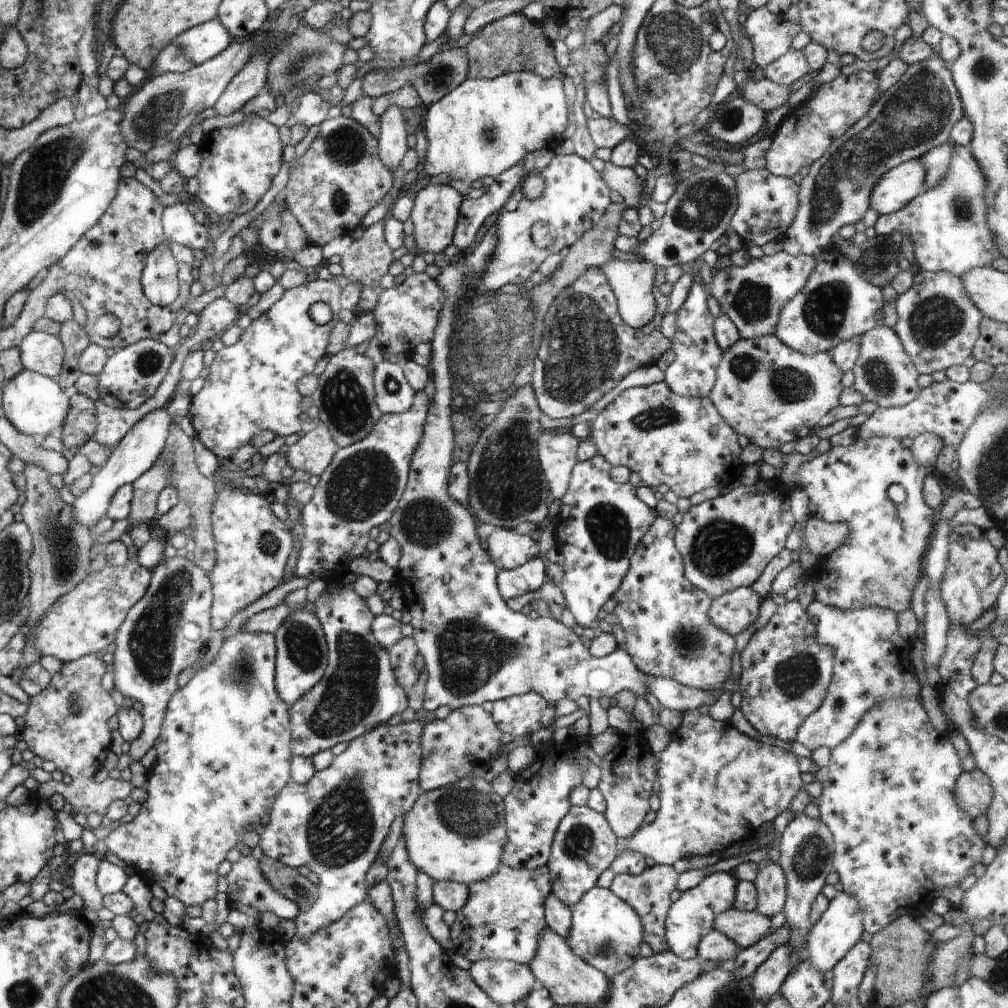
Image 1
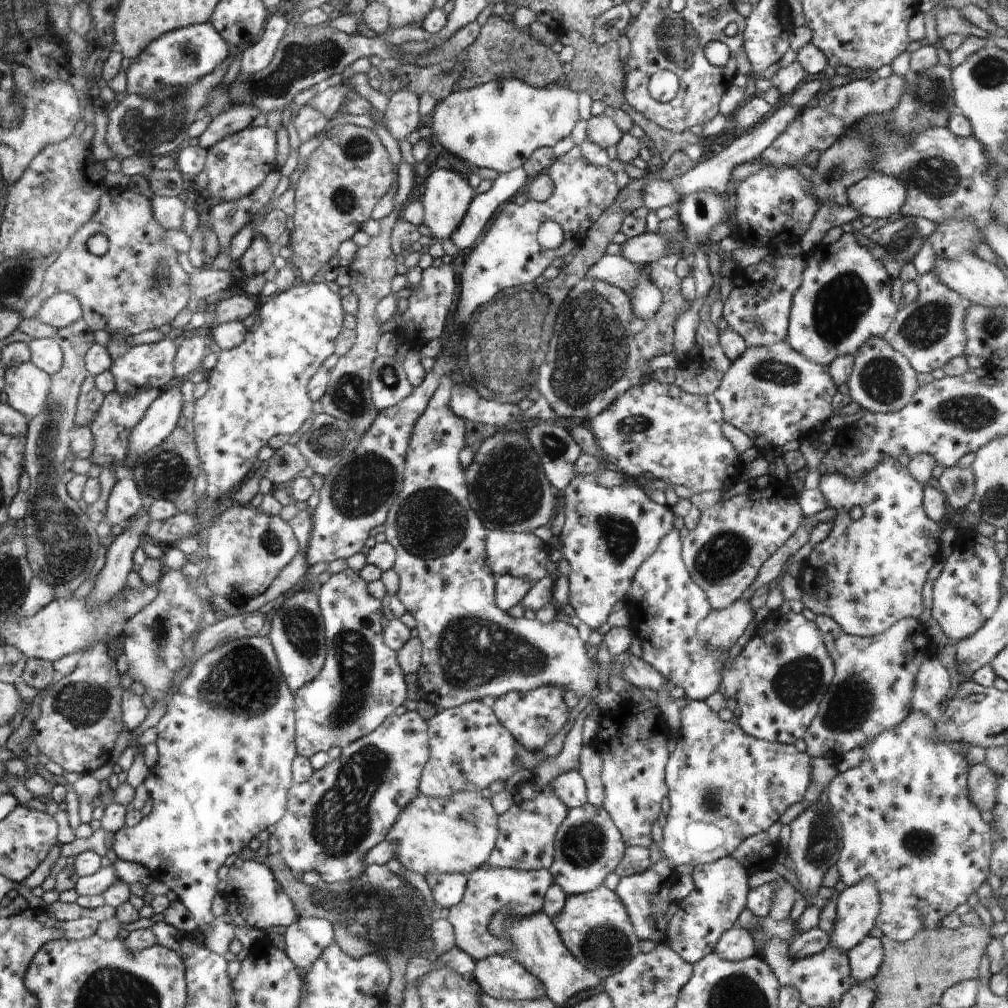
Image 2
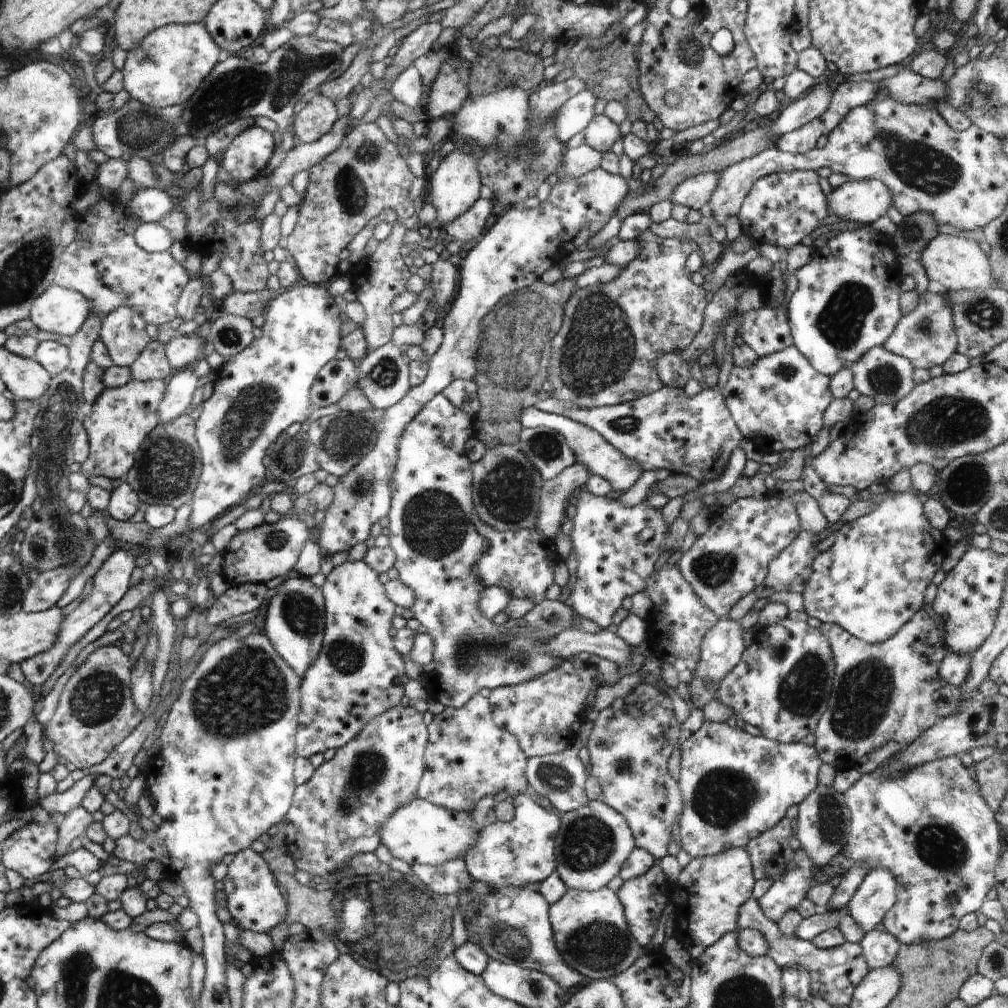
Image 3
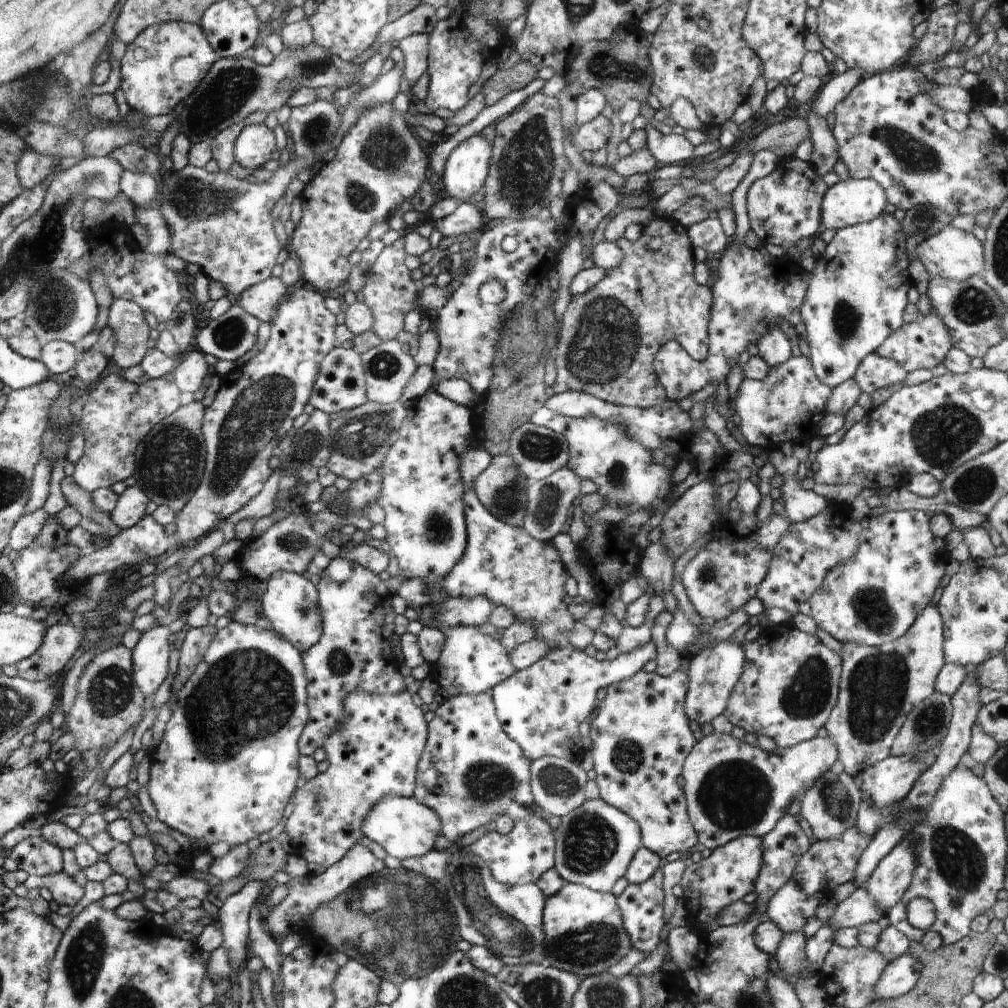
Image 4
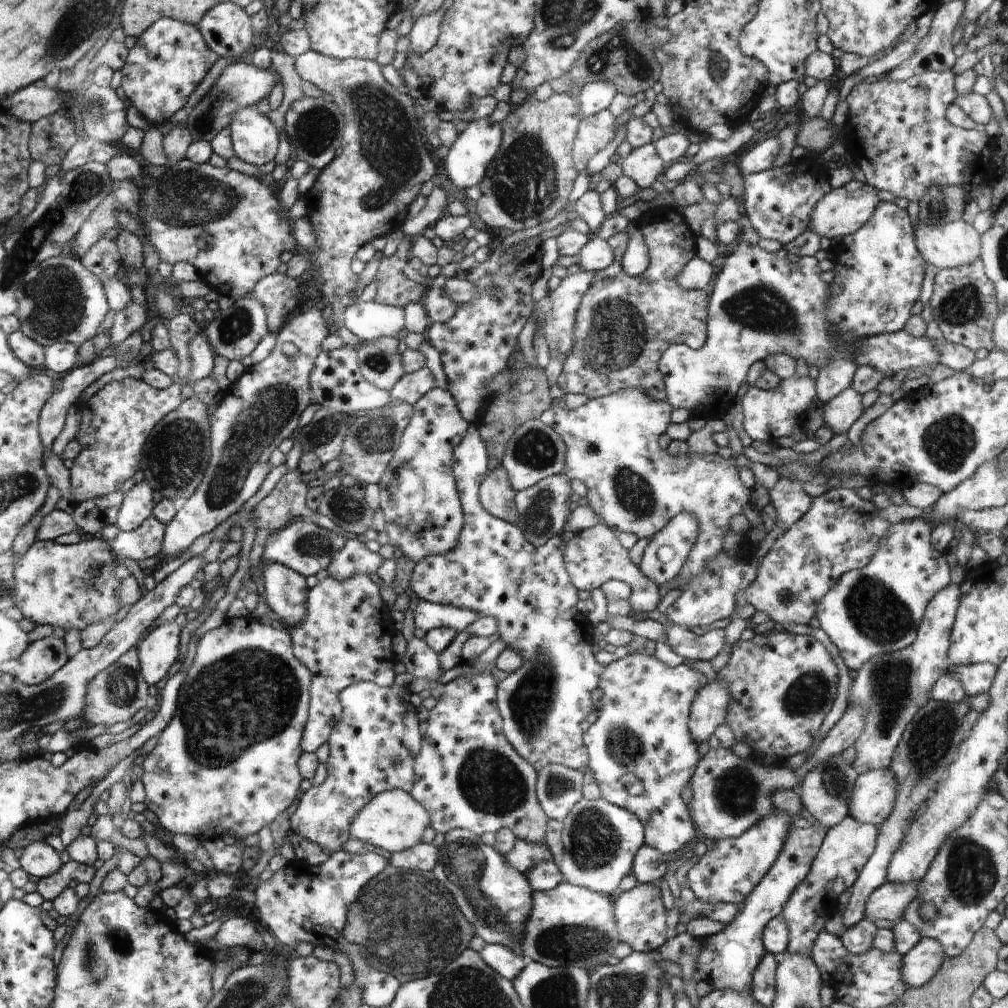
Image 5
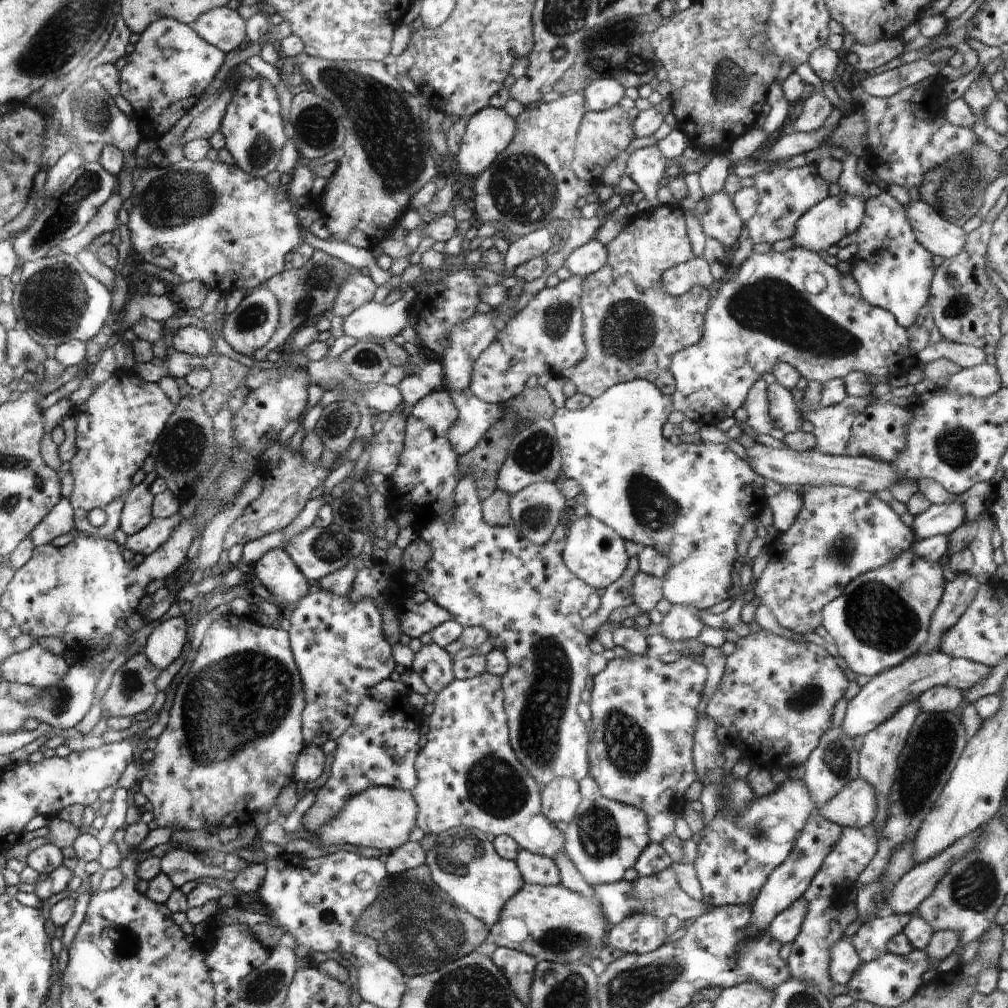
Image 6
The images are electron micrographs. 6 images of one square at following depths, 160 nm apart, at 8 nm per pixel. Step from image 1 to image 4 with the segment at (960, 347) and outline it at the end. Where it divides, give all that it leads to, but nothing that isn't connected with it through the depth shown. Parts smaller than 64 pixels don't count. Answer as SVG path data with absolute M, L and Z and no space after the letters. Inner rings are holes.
M930 312L930 314L922 314L918 320L903 324L901 329L890 334L889 338L876 350L875 354L880 354L884 358L892 358L898 364L904 366L904 370L910 373L911 371L920 369L932 369L944 362L946 354L954 346L951 340L951 331L946 328L946 324L942 322L942 318L938 314Z

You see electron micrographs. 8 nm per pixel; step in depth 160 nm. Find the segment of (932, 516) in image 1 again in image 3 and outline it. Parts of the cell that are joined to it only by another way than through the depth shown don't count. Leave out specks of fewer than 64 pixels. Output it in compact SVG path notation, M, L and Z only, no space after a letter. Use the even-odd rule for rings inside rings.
M912 490L896 493L890 491L886 497L877 499L875 507L864 516L853 521L844 522L836 526L836 541L832 546L821 552L813 562L813 571L810 578L807 580L804 592L802 593L804 601L804 610L811 617L818 618L822 623L832 623L841 626L848 634L866 641L867 643L881 643L894 636L912 617L924 606L924 591L926 587L932 582L934 574L942 568L942 560L945 557L946 550L946 536L942 531L936 530L930 521L926 518L923 511L923 500L919 494Z

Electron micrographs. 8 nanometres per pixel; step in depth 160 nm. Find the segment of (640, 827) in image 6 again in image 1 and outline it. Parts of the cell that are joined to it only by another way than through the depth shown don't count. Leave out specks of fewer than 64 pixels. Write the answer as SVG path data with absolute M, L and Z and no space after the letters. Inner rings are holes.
M571 805L568 814L558 823L549 861L551 886L556 896L571 907L594 885L619 855L617 836L610 828L604 813L590 810L586 805Z

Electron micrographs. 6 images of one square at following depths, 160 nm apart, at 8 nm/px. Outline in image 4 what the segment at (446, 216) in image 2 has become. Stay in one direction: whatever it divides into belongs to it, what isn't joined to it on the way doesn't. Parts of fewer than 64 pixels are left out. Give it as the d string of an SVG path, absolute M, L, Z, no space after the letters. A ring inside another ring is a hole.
M484 131L458 144L446 162L439 183L440 193L466 203L468 198L482 191L492 158L490 131Z

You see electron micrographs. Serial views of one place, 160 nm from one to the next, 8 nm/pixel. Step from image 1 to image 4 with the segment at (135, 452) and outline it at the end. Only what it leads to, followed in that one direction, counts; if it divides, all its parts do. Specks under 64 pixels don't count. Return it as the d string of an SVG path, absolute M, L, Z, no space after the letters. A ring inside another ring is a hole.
M200 350L187 352L172 371L174 374L174 384L181 393L194 393L201 389L201 382L209 375L209 365L205 360L205 355Z

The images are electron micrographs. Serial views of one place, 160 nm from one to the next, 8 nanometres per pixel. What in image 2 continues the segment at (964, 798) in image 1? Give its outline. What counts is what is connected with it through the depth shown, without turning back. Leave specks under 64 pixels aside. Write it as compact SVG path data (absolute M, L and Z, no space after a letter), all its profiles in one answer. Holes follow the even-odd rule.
M982 761L969 768L967 785L969 797L979 810L992 810L997 803L997 776L991 772L987 764Z

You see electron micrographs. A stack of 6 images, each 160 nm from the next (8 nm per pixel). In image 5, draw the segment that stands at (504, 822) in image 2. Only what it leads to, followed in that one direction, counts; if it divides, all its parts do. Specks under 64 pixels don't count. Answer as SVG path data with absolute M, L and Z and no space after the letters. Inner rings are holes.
M518 838L508 854L502 854L508 866L518 870L520 874L526 874L532 866L538 866L538 862L550 862L552 854L545 843L526 842Z

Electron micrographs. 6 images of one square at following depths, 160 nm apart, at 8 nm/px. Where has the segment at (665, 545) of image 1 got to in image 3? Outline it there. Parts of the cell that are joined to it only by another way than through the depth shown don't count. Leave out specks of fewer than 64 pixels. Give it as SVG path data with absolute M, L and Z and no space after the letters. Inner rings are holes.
M665 564L659 572L652 573L645 590L654 603L644 619L647 624L645 640L649 650L661 662L671 664L676 669L679 682L689 684L700 658L704 635L719 618L698 600L677 566L669 568Z

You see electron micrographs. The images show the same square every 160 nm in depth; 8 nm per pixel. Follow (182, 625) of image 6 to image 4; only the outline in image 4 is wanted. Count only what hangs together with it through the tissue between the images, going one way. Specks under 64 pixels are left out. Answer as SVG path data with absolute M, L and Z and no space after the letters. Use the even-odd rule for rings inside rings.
M158 625L142 633L133 649L134 679L142 695L155 694L169 673L169 655L173 653L168 642L171 632L168 627Z

